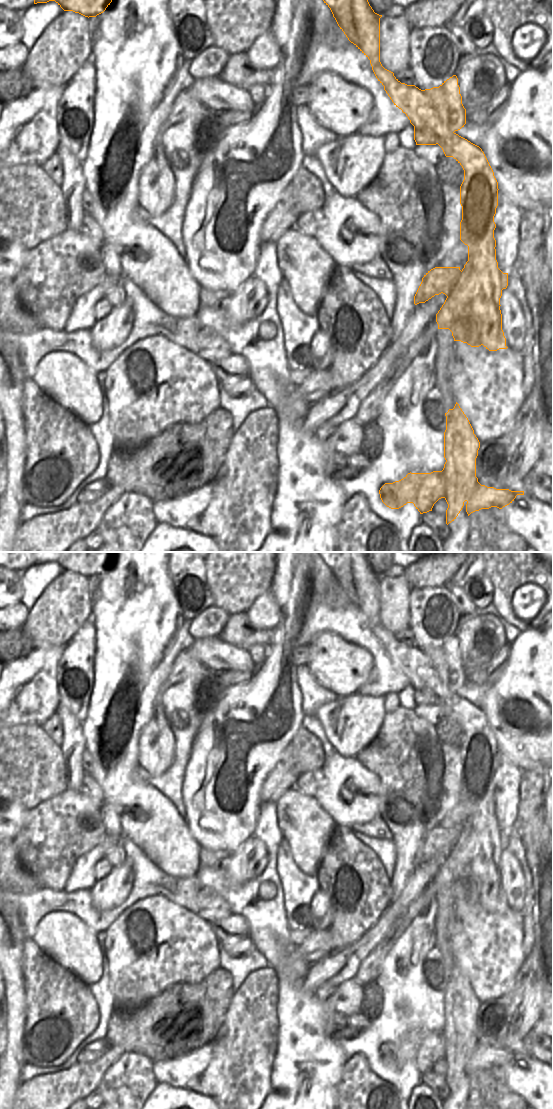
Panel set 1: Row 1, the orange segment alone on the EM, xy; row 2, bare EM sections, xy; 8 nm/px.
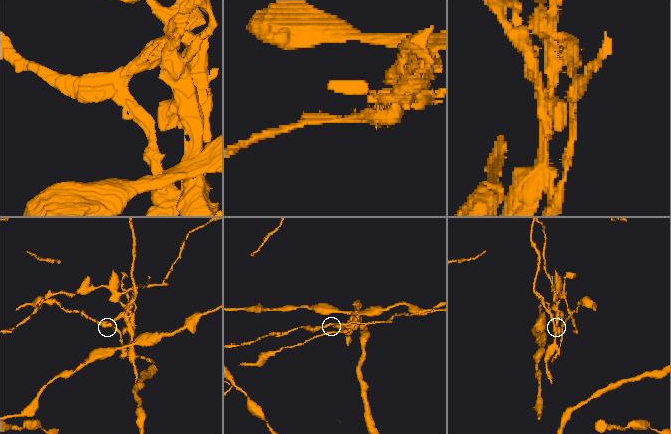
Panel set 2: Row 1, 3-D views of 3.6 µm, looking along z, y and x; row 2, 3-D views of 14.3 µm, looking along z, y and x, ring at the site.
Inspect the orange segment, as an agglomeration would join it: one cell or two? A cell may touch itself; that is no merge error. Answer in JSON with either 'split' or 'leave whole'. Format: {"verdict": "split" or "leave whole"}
{"verdict": "split"}

